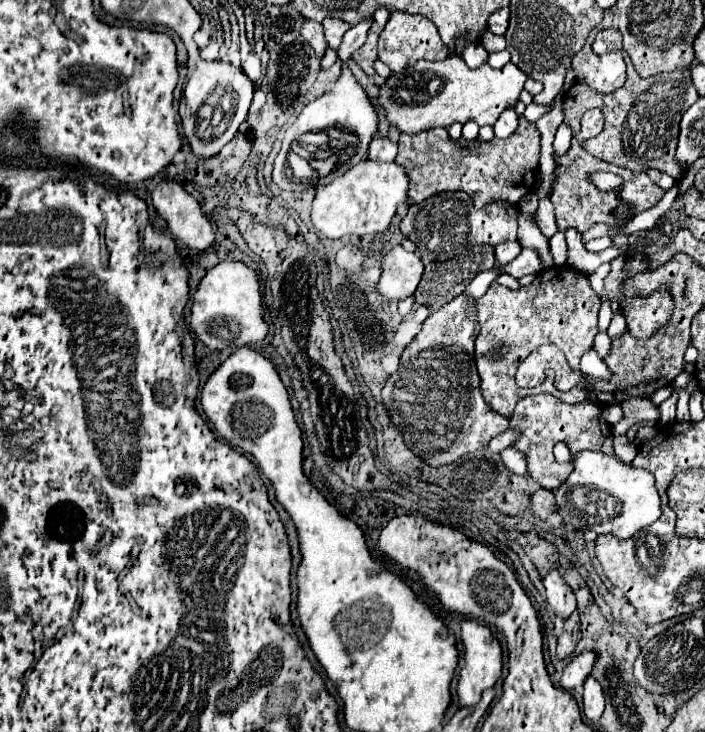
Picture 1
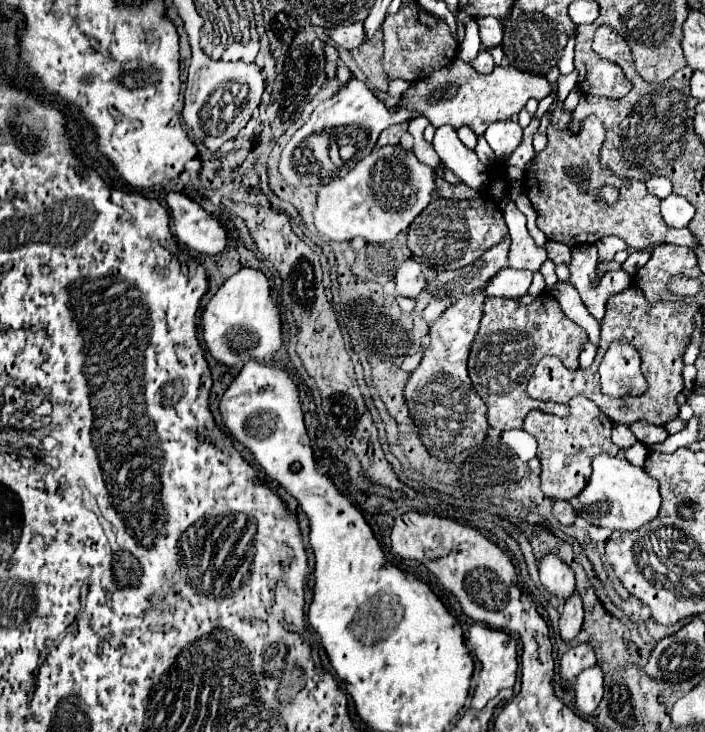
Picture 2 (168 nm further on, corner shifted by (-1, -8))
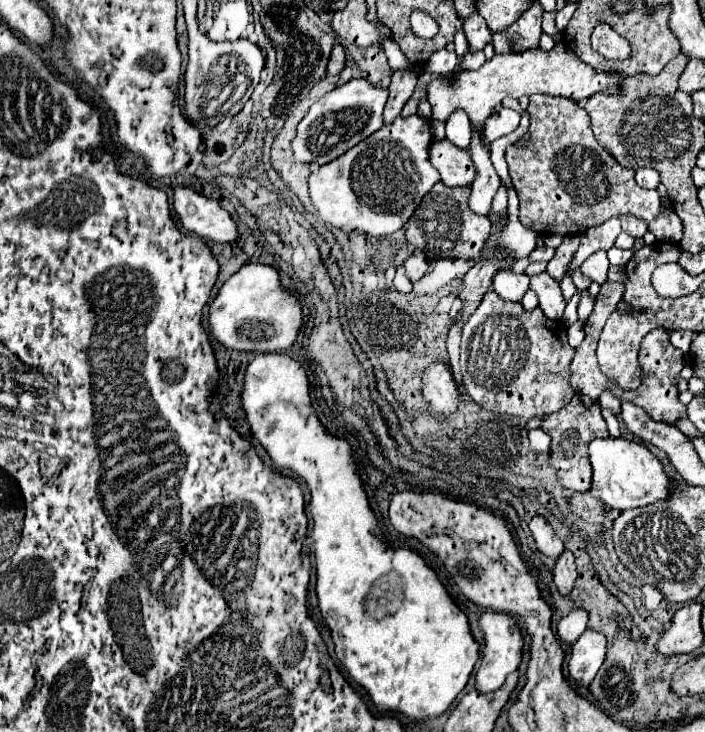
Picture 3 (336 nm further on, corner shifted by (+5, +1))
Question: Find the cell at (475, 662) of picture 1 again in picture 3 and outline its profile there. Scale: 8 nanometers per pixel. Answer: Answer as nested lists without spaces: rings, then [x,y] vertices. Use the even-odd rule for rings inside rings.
[[[486,611],[480,617],[480,627],[484,631],[484,657],[482,657],[482,665],[476,673],[476,691],[496,691],[504,685],[506,677],[518,669],[520,661],[522,661],[522,651],[524,651],[524,637],[520,633],[520,627],[516,623],[516,619],[508,613],[496,613],[496,611]]]

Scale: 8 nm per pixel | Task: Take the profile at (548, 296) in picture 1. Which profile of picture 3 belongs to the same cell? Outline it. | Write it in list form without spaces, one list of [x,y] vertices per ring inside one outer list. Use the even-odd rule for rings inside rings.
[[[496,293],[484,295],[480,307],[464,325],[462,331],[462,347],[460,347],[460,379],[468,391],[468,395],[486,411],[496,415],[512,415],[512,417],[540,417],[548,413],[560,411],[568,399],[574,395],[574,389],[568,383],[568,375],[560,367],[560,363],[570,363],[574,357],[574,349],[568,345],[566,329],[544,317],[540,309],[526,311],[520,303],[504,303]]]

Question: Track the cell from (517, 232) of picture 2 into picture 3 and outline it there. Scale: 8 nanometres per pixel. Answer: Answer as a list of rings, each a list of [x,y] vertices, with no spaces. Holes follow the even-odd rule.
[[[536,247],[536,249],[528,255],[528,259],[530,259],[530,261],[550,261],[550,259],[554,257],[554,253],[556,253],[556,249],[552,249],[552,247]]]

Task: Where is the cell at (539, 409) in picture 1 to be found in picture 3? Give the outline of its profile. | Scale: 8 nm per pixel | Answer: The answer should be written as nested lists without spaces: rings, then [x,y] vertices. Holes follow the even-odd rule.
[[[576,393],[572,401],[558,413],[544,415],[542,429],[552,437],[550,465],[558,473],[558,481],[570,491],[588,491],[592,487],[592,467],[588,461],[588,443],[596,437],[608,437],[606,421],[600,413],[598,401]]]

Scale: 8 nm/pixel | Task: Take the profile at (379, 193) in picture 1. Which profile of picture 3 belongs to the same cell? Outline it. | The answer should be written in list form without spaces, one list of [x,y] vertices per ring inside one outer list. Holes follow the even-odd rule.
[[[410,115],[394,119],[394,123],[384,125],[376,135],[370,135],[364,139],[364,143],[358,143],[352,147],[352,151],[346,151],[340,159],[334,159],[326,165],[322,165],[318,171],[310,175],[310,197],[314,207],[318,209],[320,217],[340,229],[362,229],[370,235],[390,235],[412,217],[416,207],[420,205],[422,197],[440,181],[440,173],[430,165],[428,161],[428,149],[432,143],[432,131],[430,131],[430,119]]]

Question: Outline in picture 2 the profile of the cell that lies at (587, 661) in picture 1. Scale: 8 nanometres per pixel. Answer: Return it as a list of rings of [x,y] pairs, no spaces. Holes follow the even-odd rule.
[[[580,644],[576,648],[570,648],[562,660],[560,660],[560,676],[564,680],[576,680],[578,672],[582,668],[590,668],[590,664],[596,664],[596,656],[588,644]]]

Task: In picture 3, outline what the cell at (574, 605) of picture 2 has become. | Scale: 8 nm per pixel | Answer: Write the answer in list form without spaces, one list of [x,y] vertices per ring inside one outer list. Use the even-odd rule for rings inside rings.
[[[564,549],[564,553],[560,555],[560,559],[556,559],[554,565],[554,583],[562,595],[568,595],[570,589],[574,587],[574,579],[576,579],[574,555],[568,549]]]

